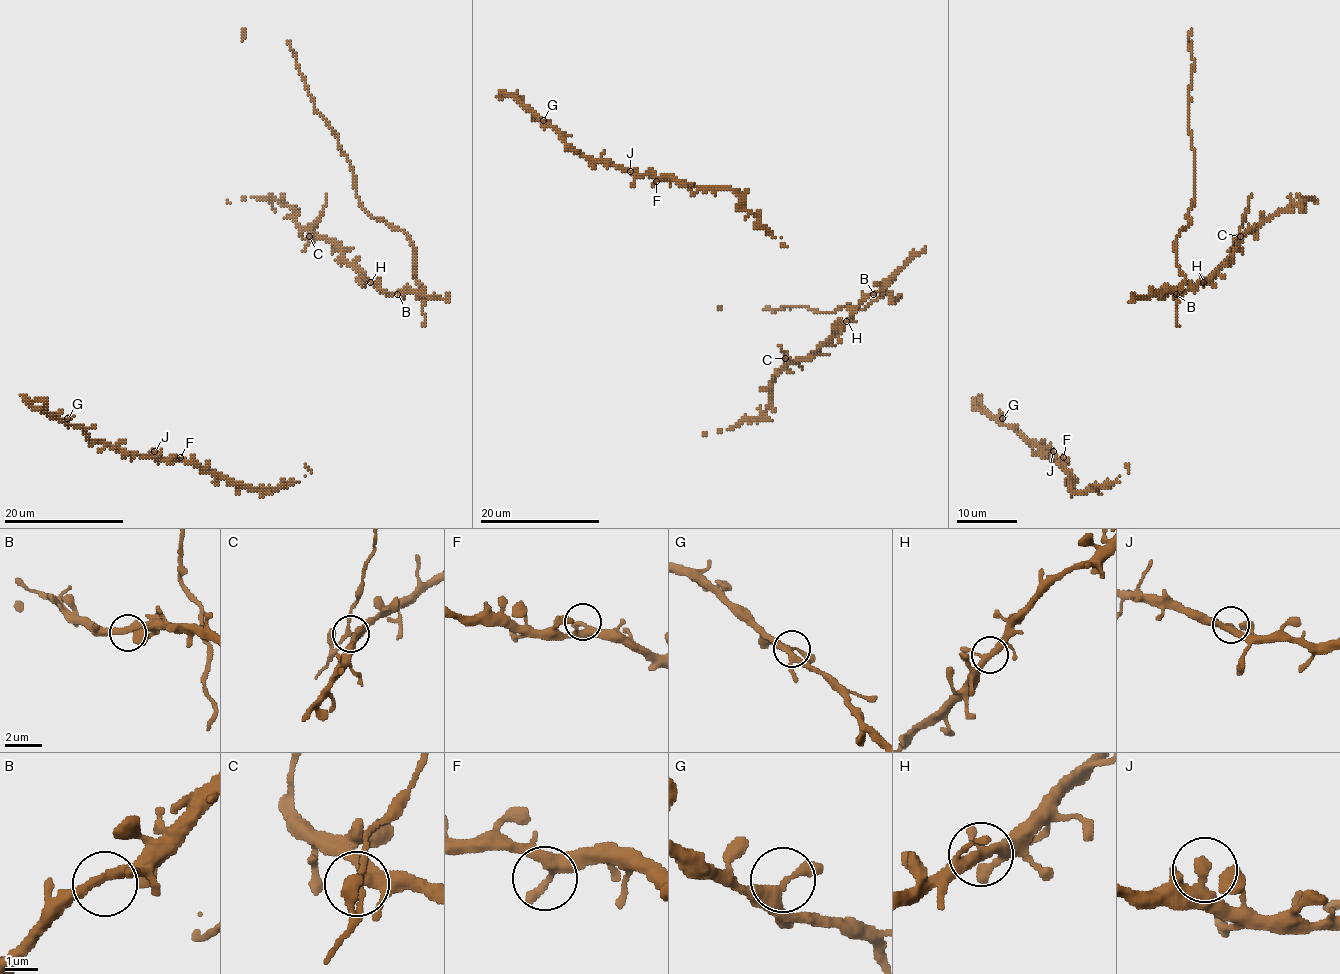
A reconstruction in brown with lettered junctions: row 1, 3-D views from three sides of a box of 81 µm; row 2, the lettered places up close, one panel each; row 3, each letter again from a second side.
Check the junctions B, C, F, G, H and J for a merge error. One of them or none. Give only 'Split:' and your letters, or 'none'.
Split: C

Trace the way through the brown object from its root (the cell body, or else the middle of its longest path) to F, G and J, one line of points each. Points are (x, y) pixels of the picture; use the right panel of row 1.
F: (1128, 463), (1128, 471), (1119, 481), (1074, 492), (1060, 466), (1063, 457)
G: (1128, 463), (1128, 471), (1119, 481), (1074, 492), (1059, 462), (1002, 418)
J: (1128, 463), (1128, 471), (1119, 477), (1119, 481), (1101, 484), (1086, 492), (1074, 492), (1068, 474), (1053, 451)

